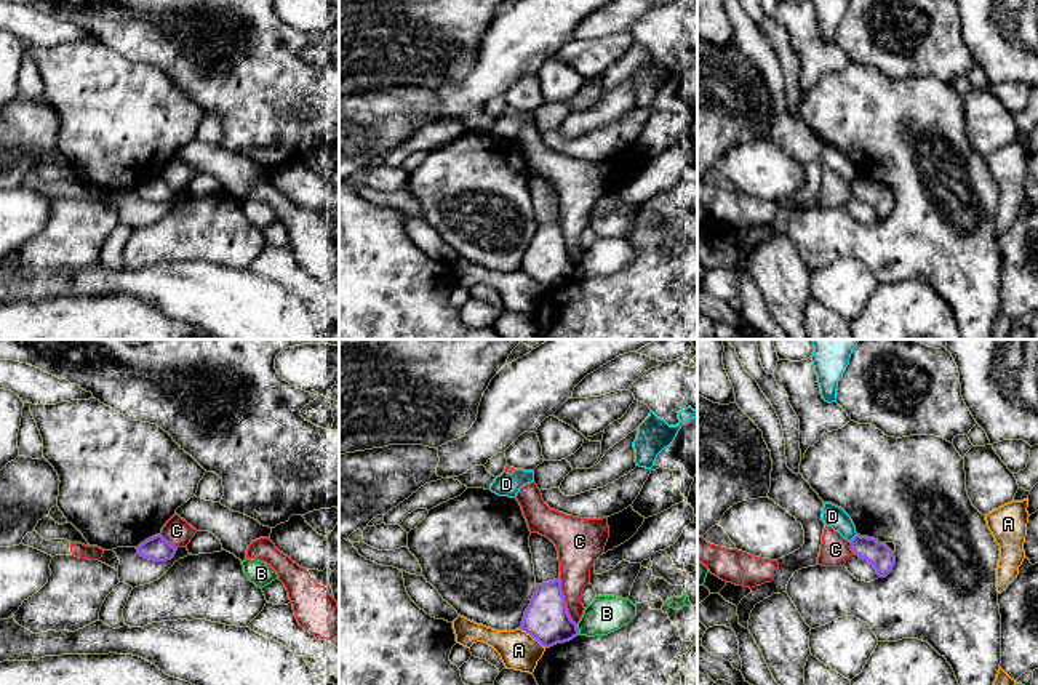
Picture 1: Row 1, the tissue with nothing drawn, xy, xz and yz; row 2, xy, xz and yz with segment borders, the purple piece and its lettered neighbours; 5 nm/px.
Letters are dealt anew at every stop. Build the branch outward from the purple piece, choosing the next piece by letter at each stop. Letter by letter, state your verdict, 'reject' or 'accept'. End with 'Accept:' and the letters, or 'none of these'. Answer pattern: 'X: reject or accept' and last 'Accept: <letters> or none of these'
A: reject
B: reject
C: reject
D: reject
Accept: none of these

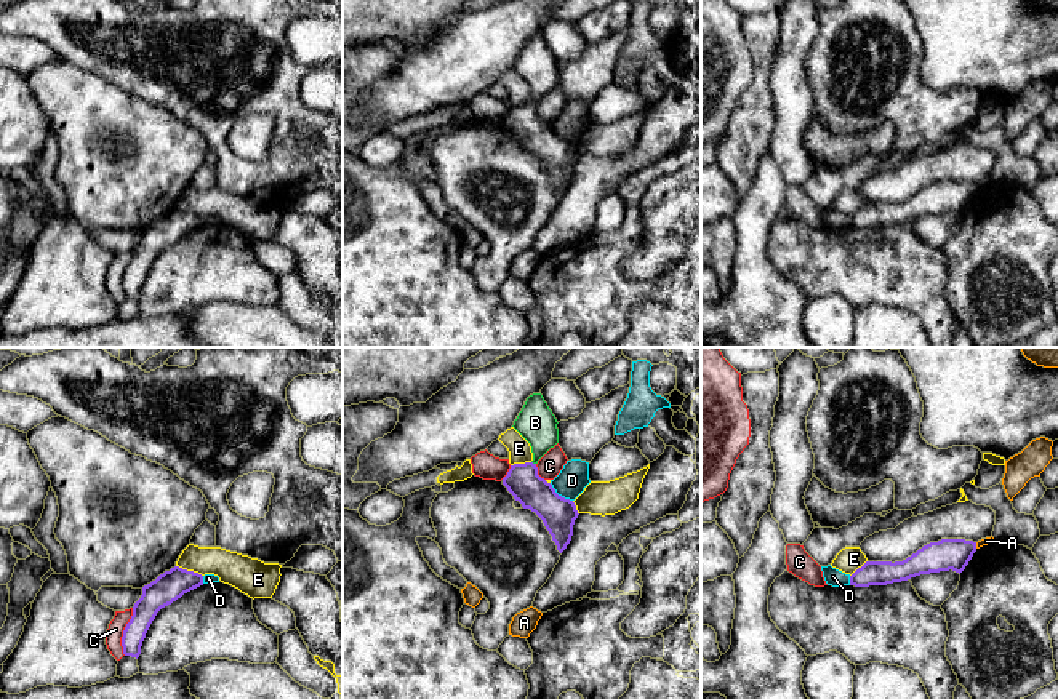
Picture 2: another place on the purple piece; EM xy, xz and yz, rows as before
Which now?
A: reject
B: accept
C: reject
D: reject
E: reject
Accept: B

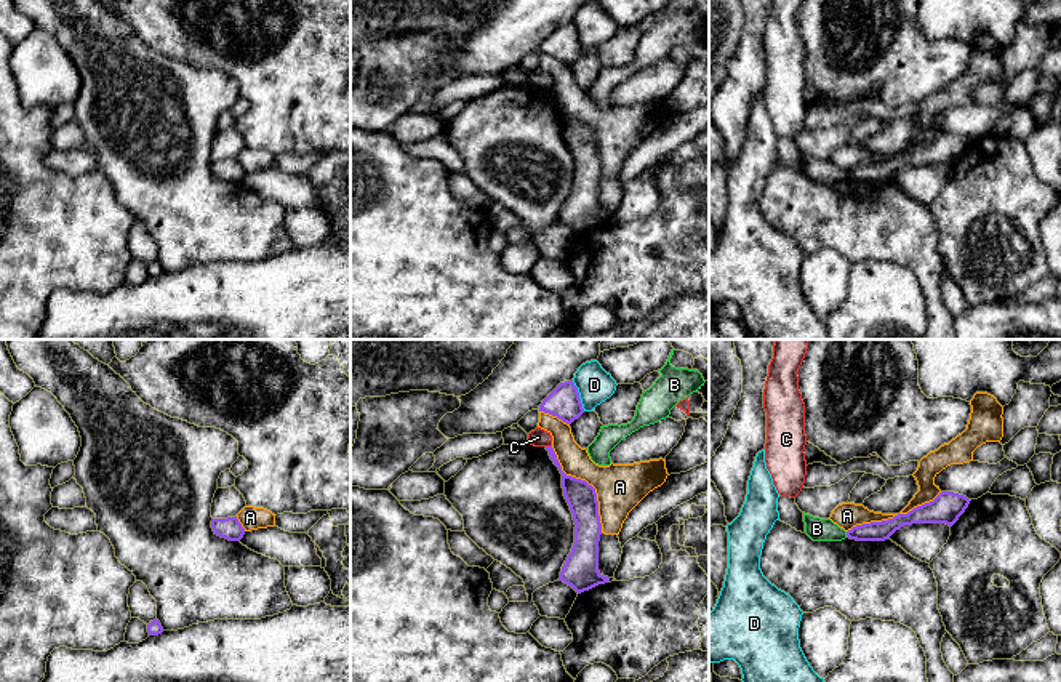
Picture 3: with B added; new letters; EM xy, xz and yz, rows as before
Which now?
A: reject
B: reject
C: reject
D: reject
Accept: none of these

